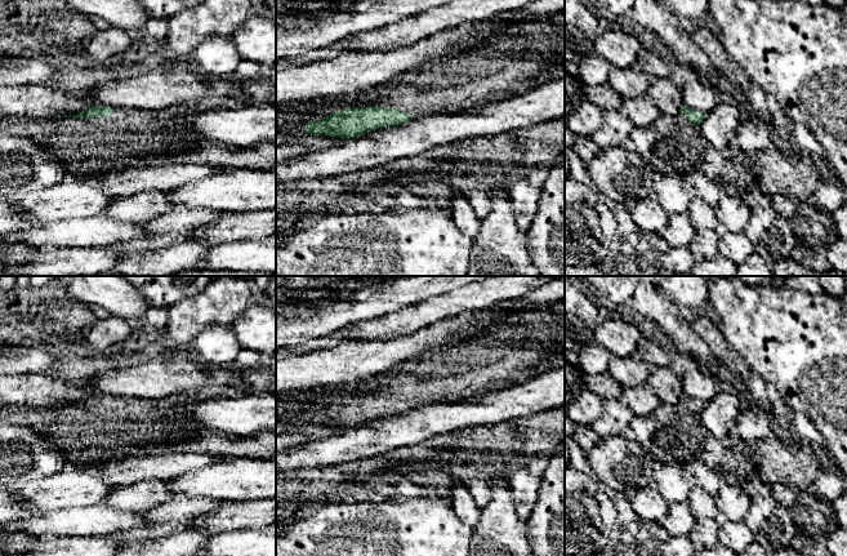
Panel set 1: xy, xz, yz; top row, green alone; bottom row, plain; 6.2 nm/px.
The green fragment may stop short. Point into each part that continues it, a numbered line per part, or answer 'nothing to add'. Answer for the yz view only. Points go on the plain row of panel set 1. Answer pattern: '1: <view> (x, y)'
1: yz (680, 437)

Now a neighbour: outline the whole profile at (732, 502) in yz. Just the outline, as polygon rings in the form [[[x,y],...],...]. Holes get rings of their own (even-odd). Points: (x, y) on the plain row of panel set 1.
[[[723,484],[714,497],[716,506],[726,521],[743,521],[750,499],[740,486],[727,484]]]

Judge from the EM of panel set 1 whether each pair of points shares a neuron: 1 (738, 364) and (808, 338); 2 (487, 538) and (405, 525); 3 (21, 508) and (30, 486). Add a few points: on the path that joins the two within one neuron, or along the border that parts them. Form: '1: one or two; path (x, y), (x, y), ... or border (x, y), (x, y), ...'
1: two; border (725, 338), (753, 372)
2: two; border (473, 529), (469, 542)
3: two; border (13, 493), (17, 499), (25, 499), (39, 511)

